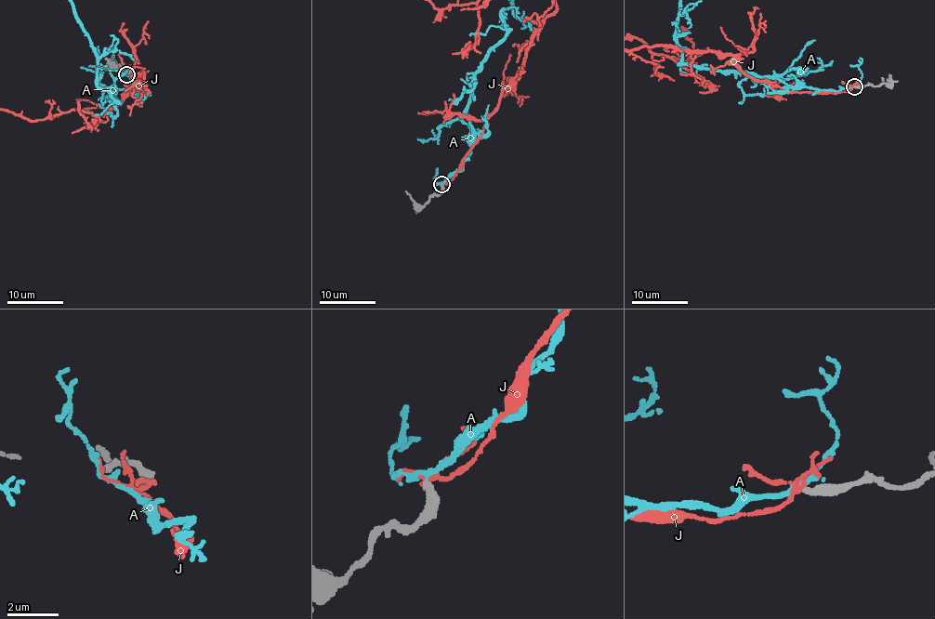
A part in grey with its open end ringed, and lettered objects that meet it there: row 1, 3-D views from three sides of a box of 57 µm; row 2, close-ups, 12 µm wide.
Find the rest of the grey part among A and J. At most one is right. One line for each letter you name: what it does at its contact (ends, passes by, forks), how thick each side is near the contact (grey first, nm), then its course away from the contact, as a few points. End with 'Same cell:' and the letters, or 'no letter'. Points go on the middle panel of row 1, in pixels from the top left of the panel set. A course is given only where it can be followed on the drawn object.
A: it forks | 320/130 nm
Same cell: A

